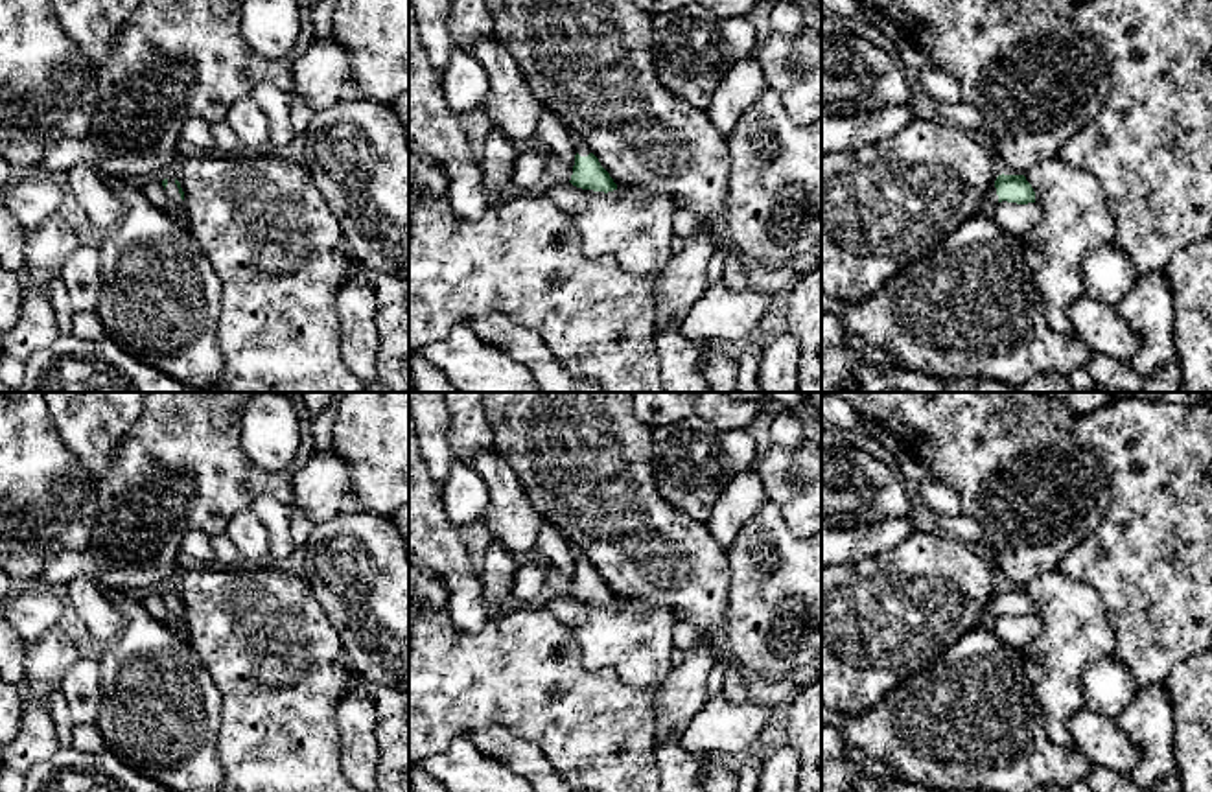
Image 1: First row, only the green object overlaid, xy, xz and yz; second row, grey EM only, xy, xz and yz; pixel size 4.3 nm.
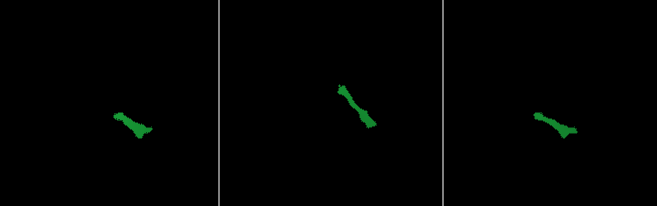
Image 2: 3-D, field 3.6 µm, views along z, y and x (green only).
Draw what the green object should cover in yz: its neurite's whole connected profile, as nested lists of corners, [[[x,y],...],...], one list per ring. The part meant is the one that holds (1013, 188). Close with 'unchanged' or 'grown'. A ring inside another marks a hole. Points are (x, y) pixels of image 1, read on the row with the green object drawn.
[[[998,175],[984,199],[984,210],[993,212],[1002,201],[1028,204],[1035,203],[1035,192],[1024,175]]] | grown

